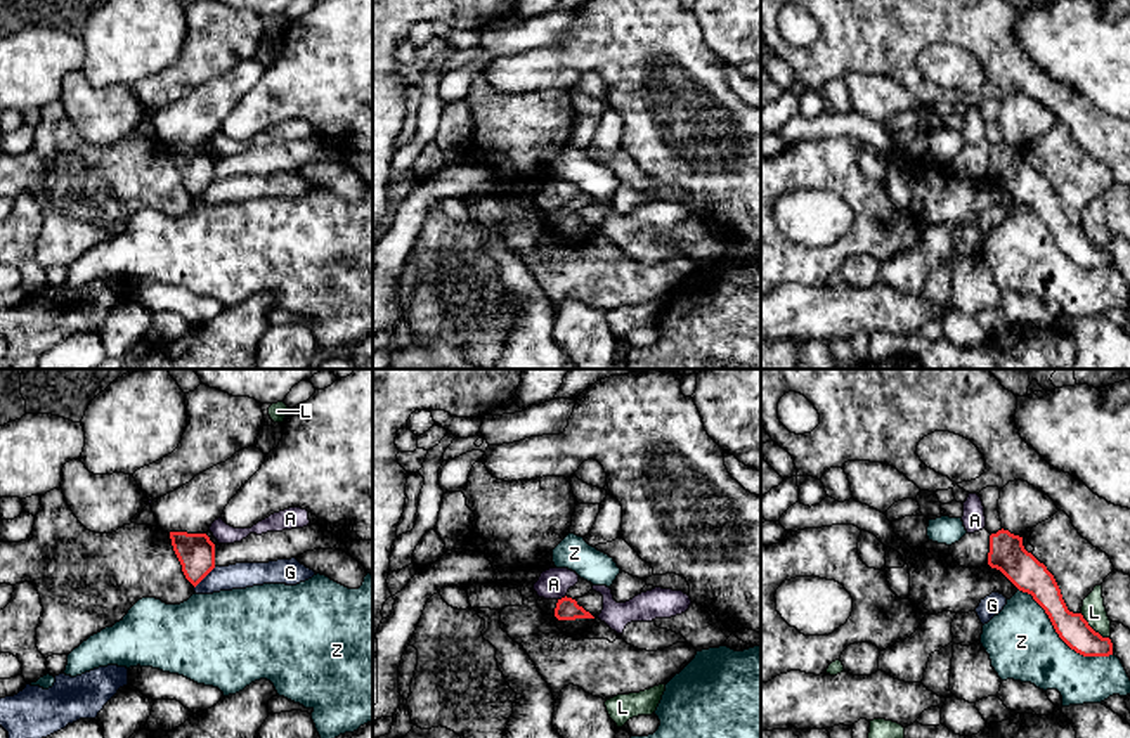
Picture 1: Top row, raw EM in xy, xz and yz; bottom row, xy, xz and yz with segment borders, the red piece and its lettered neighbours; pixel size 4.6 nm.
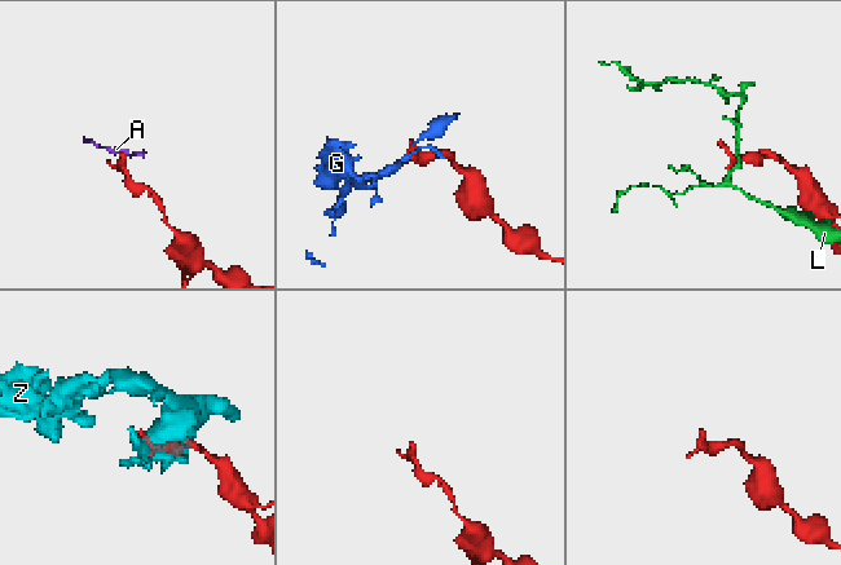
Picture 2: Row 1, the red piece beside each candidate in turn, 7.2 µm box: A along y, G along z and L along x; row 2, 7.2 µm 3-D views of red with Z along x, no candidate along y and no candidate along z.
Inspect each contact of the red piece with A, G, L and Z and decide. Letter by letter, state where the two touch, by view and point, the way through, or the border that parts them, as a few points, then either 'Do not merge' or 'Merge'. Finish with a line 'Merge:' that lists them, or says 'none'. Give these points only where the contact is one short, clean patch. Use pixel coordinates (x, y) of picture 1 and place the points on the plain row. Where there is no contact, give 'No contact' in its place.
A: Touches red at xz (562, 210). Boundary: xz (565, 207), (558, 212). Do not merge
G: Touches red at xy (205, 187). Do not merge
L: Touches red at yz (1092, 241). Do not merge
Z: Touches red at yz (1059, 248). Do not merge
Merge: none

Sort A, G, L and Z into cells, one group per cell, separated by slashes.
A / G / L / Z

